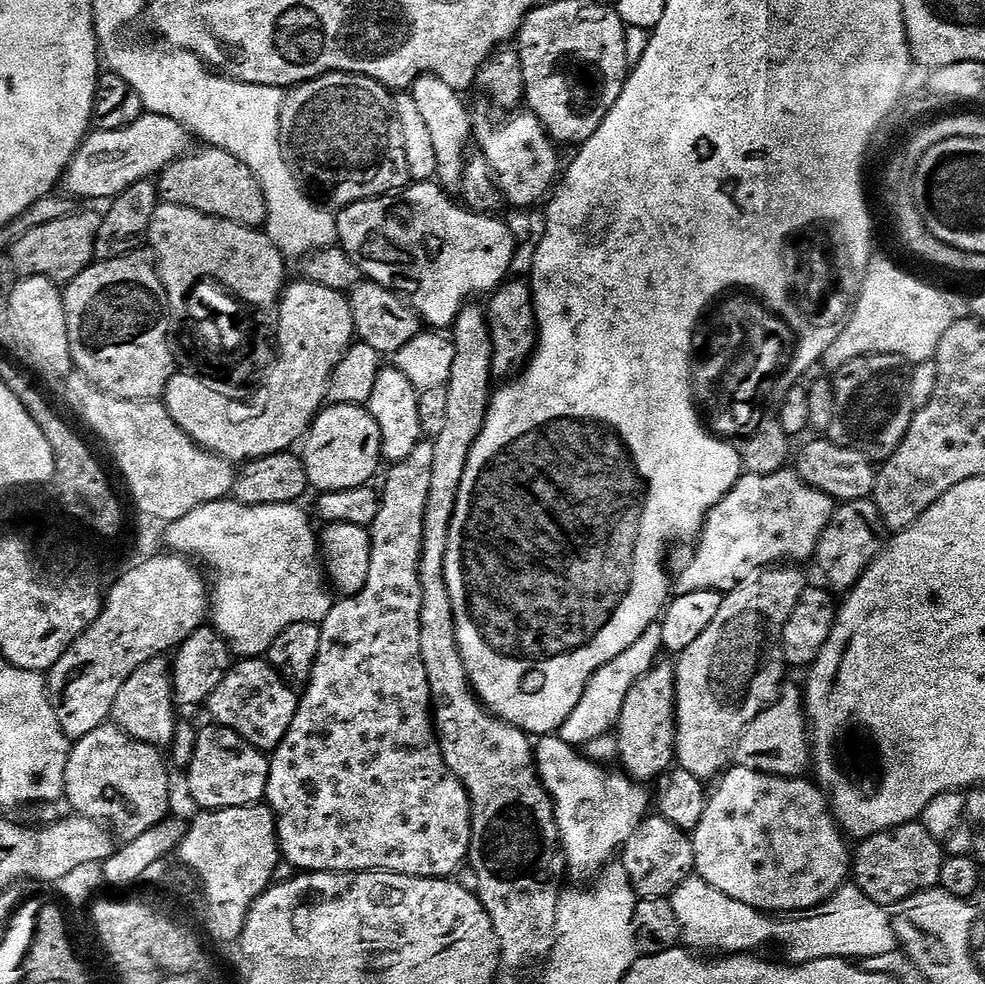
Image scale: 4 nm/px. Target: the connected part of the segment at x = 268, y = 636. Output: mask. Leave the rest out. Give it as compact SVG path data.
M225 498L199 504L163 529L163 543L167 547L169 544L173 553L195 558L201 565L208 564L212 587L210 624L237 657L263 657L286 626L298 622L315 624L324 620L332 608L334 592L324 571L318 532L312 529L307 514L300 507L299 503L243 504L235 498Z

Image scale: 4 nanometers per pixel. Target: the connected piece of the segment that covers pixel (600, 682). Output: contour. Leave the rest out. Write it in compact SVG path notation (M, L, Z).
M659 623L650 625L634 642L634 646L626 646L618 658L606 662L590 678L578 706L566 718L566 722L558 730L560 739L573 746L582 746L584 757L597 762L615 761L618 757L618 742L612 731L616 727L618 718L622 714L622 702L626 702L626 694L630 694L630 686L651 670L662 656L662 630Z

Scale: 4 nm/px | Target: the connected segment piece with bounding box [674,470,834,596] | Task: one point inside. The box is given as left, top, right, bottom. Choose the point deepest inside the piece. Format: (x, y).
(765, 519)

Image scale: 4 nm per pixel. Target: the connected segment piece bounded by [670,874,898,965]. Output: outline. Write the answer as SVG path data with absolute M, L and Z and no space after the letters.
M695 874L680 883L672 892L670 899L674 906L674 918L680 927L680 940L683 947L700 954L756 954L761 951L759 948L763 944L784 944L785 950L788 951L787 963L793 965L822 958L838 958L849 962L861 961L873 958L875 955L897 951L898 948L889 909L866 898L866 894L862 894L862 890L854 882L844 883L825 904L813 908L811 912L781 916L760 912L757 908L746 906L746 902L738 902L722 894L722 890L714 890L714 886L710 886Z

